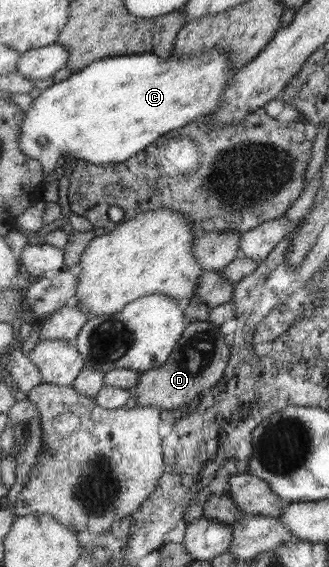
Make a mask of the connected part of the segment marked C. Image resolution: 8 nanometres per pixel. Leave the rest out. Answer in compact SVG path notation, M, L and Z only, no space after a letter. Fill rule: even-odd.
M213 49L168 60L151 53L120 55L90 63L83 69L73 71L67 79L41 90L40 95L32 101L24 115L21 149L25 156L40 161L45 176L67 161L83 160L94 165L124 163L139 151L144 151L145 147L153 145L155 139L167 131L195 125L220 106L220 99L224 98L228 83L240 70L232 69L229 52Z

